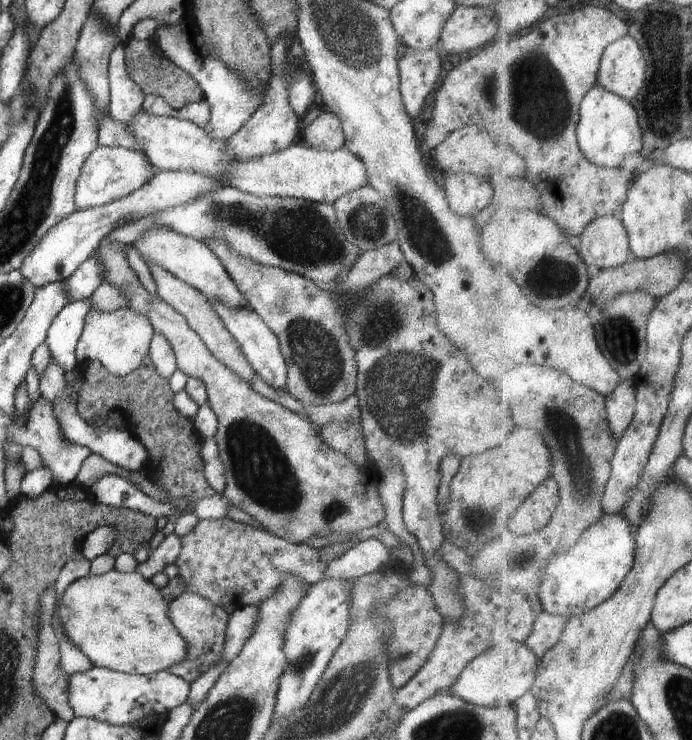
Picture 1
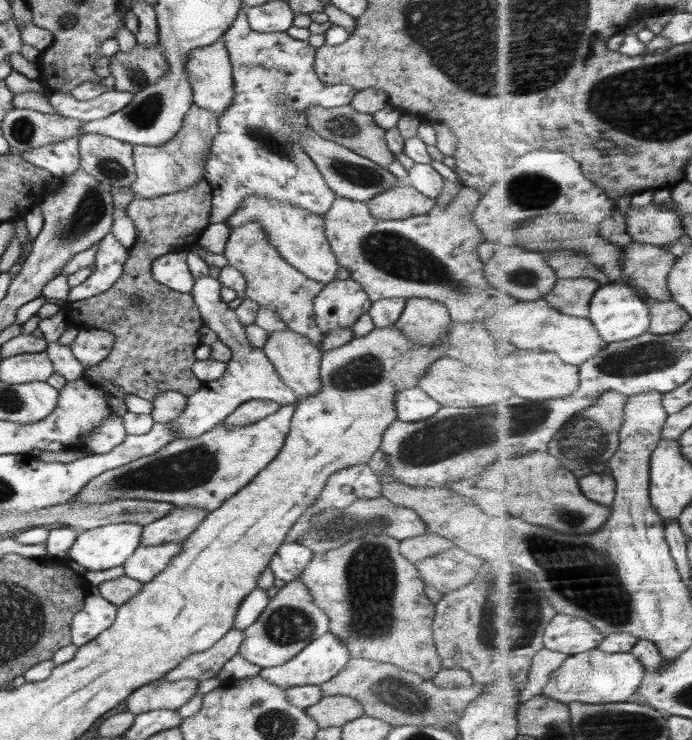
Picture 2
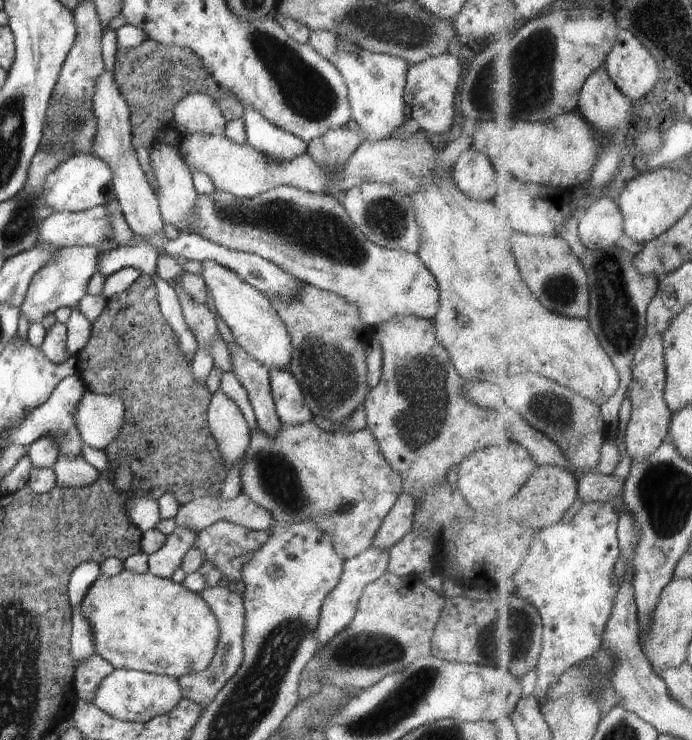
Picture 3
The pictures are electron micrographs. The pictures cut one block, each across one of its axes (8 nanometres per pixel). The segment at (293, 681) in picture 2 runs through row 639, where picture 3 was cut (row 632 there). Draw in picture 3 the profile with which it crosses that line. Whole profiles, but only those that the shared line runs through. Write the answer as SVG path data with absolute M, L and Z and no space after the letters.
M371 547L352 559L345 560L345 566L341 575L338 587L328 596L323 605L319 628L317 629L317 643L324 647L338 632L350 625L353 620L356 604L361 598L364 588L384 577L388 573L388 566L391 560L388 550Z

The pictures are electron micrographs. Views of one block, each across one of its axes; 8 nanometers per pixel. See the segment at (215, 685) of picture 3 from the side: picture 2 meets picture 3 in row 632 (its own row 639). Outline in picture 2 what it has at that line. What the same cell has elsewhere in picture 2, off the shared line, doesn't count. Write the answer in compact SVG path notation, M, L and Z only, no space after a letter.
M232 628L208 650L189 653L184 660L177 664L164 676L168 682L194 679L205 681L218 676L222 667L230 658L238 654L240 644L244 641L244 634L238 628Z

